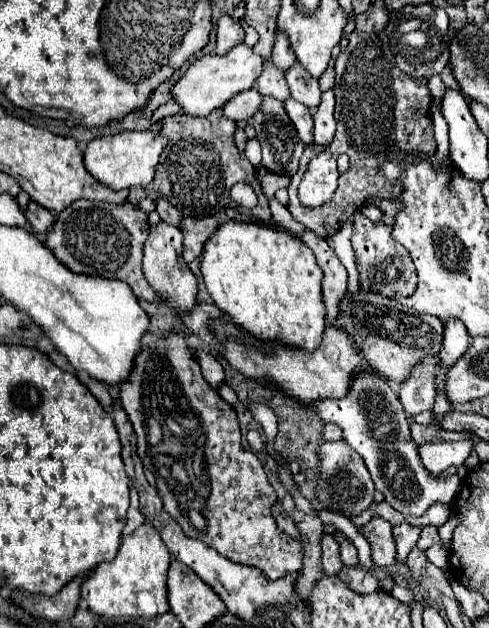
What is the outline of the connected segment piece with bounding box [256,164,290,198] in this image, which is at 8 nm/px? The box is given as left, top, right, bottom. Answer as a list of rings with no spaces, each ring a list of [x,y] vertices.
[[[256,166],[256,178],[258,178],[258,184],[264,192],[266,198],[274,198],[276,190],[280,188],[288,188],[290,184],[290,178],[286,174],[276,174],[276,172],[270,172],[266,166]]]

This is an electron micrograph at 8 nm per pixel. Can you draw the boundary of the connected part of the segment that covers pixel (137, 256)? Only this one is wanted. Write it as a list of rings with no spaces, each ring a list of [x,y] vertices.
[[[76,200],[72,206],[62,210],[56,216],[56,222],[46,232],[46,244],[54,250],[58,260],[62,260],[72,272],[100,276],[100,278],[116,278],[124,280],[138,298],[146,302],[162,302],[162,294],[148,288],[142,272],[142,246],[148,238],[148,216],[138,210],[130,202],[126,204],[110,204],[110,202],[92,202],[92,200]]]

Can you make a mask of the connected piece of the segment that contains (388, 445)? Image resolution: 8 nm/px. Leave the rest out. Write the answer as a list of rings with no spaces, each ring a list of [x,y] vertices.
[[[374,370],[356,372],[344,398],[314,400],[310,410],[324,424],[336,424],[342,428],[342,440],[364,458],[376,490],[384,494],[384,500],[398,512],[422,516],[434,502],[450,504],[454,500],[460,488],[460,478],[456,474],[446,478],[428,476],[428,470],[420,462],[418,446],[410,436],[410,422],[398,394],[390,388],[388,380],[378,376]]]

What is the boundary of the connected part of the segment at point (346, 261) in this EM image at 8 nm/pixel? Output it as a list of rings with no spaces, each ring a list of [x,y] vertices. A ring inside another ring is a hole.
[[[352,218],[348,220],[348,224],[344,224],[344,228],[340,232],[336,232],[326,242],[334,248],[336,256],[342,260],[342,264],[347,270],[348,282],[346,292],[348,294],[356,294],[356,292],[360,292],[360,285],[354,252],[352,252],[352,246],[350,246],[350,236],[352,236]]]

